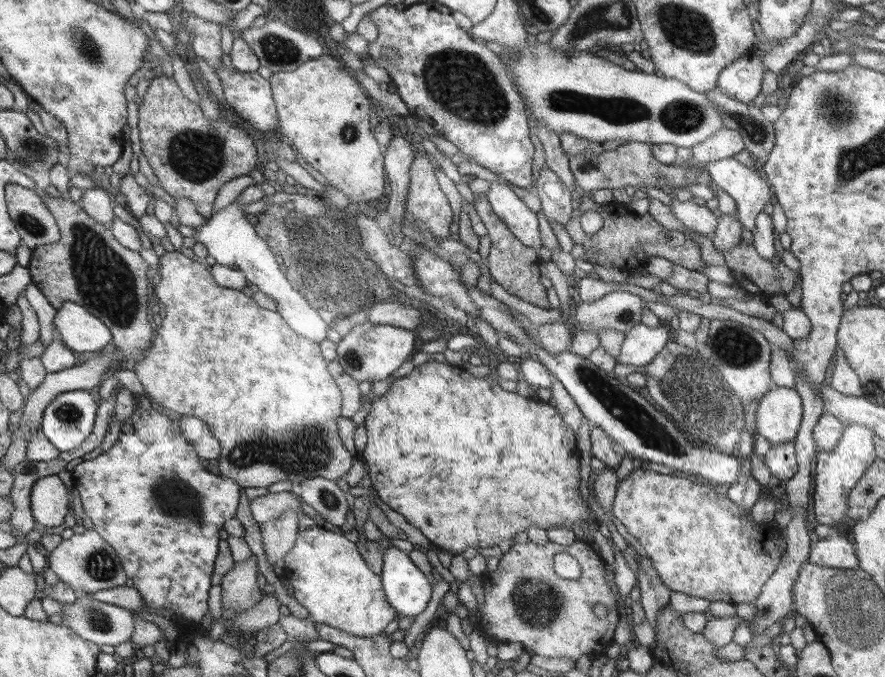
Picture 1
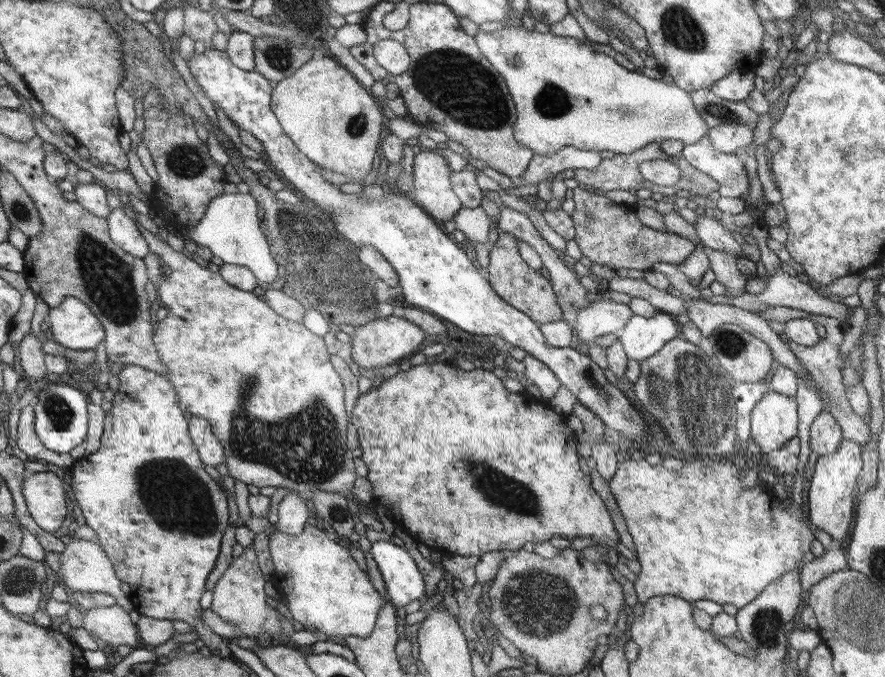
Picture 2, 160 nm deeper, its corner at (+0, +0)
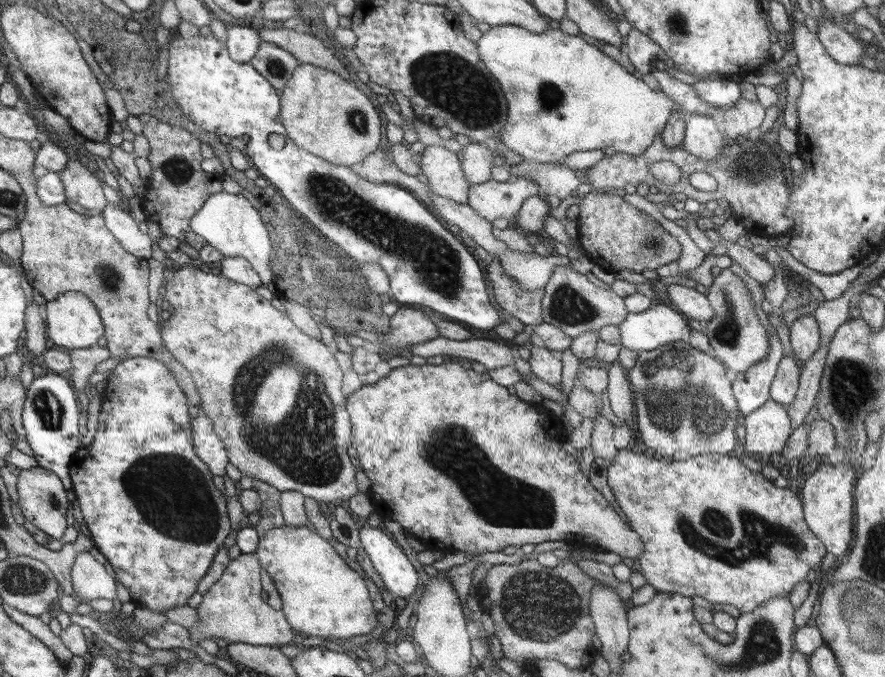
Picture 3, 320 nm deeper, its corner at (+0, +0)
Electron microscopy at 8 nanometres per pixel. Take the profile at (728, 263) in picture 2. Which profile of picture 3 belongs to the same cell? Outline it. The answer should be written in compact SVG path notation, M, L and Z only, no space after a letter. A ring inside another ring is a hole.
M723 268L713 277L706 297L713 316L706 322L704 334L715 358L723 362L735 376L749 370L751 364L763 360L767 352L765 330L755 316L755 308L745 284L735 274L731 274L728 268Z

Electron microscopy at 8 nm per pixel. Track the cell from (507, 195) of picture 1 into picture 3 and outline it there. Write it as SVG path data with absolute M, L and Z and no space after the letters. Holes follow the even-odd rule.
M566 265L554 267L543 288L540 306L543 308L543 322L564 332L570 339L583 334L586 330L599 331L604 326L618 326L627 316L624 299L617 296L611 289L602 289L587 281Z

